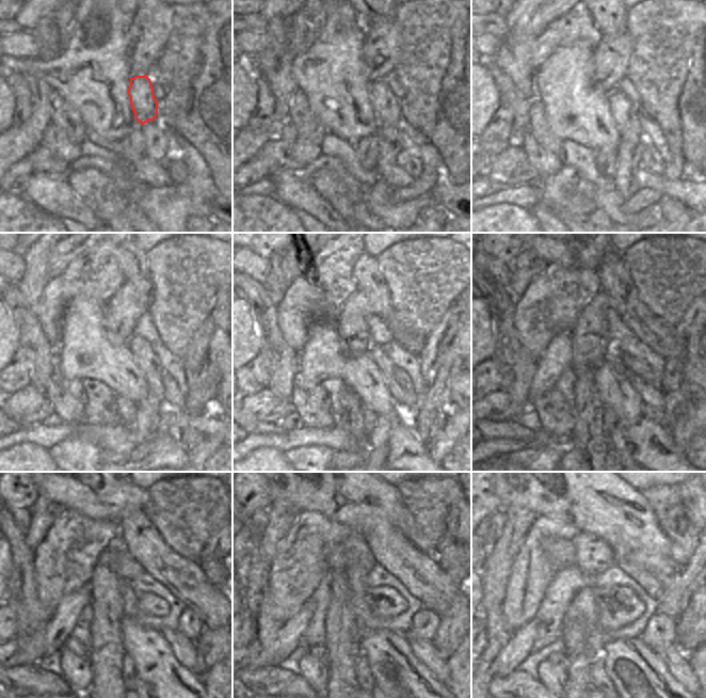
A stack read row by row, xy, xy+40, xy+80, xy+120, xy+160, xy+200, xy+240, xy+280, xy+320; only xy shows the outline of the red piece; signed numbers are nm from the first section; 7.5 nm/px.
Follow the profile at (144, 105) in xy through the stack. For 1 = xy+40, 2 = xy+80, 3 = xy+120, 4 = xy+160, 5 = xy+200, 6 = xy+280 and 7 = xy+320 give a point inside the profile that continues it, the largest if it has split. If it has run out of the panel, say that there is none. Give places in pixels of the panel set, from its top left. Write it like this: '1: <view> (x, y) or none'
1: xy+40 (385, 105)
2: xy+80 (624, 112)
3: xy+120 (145, 358)
4: xy+160 (386, 366)
5: xy+200 (653, 399)
6: xy+280 (426, 652)
7: xy+320 (677, 664)

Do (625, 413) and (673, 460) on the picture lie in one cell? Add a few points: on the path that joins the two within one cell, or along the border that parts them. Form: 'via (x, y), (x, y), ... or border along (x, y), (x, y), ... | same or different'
via (637, 427), (648, 439), (650, 445), (659, 455) | same

